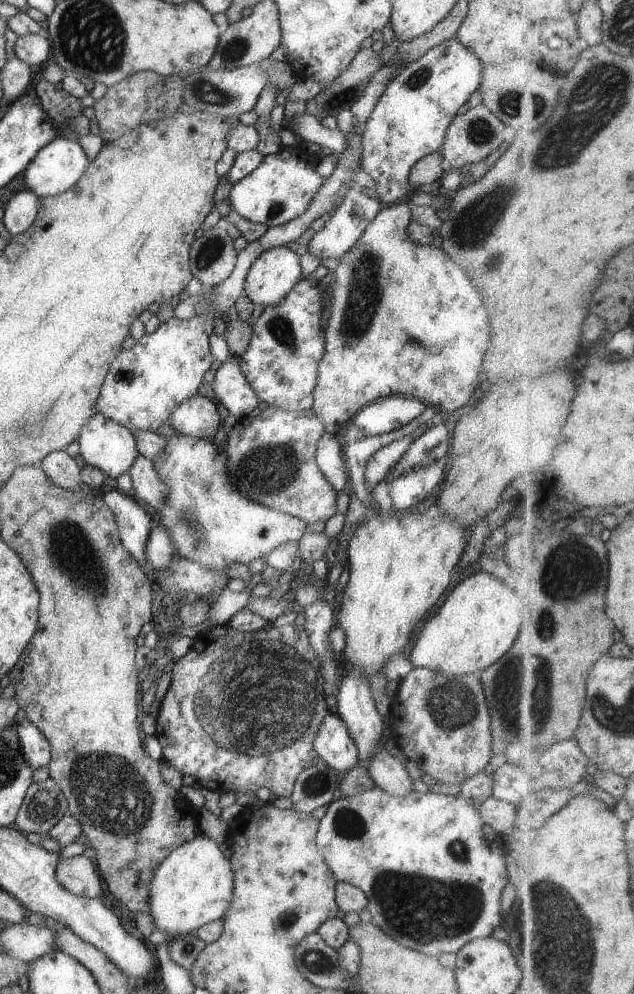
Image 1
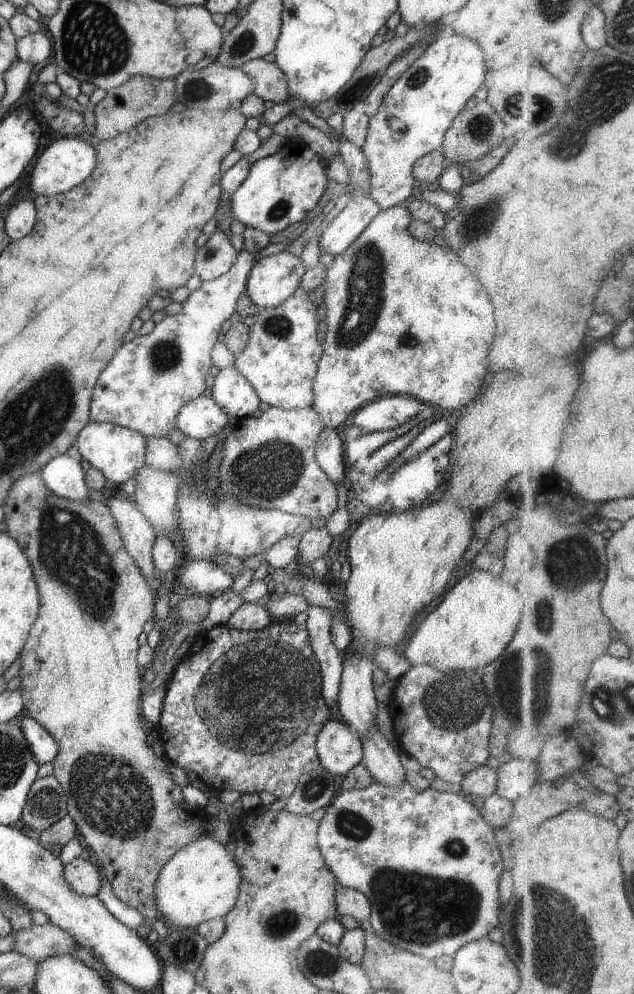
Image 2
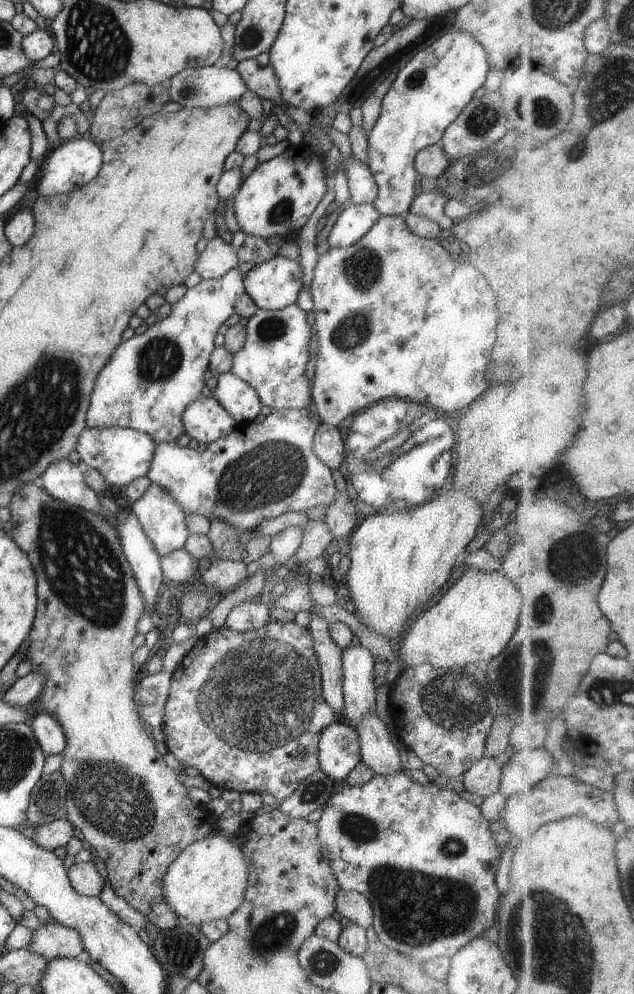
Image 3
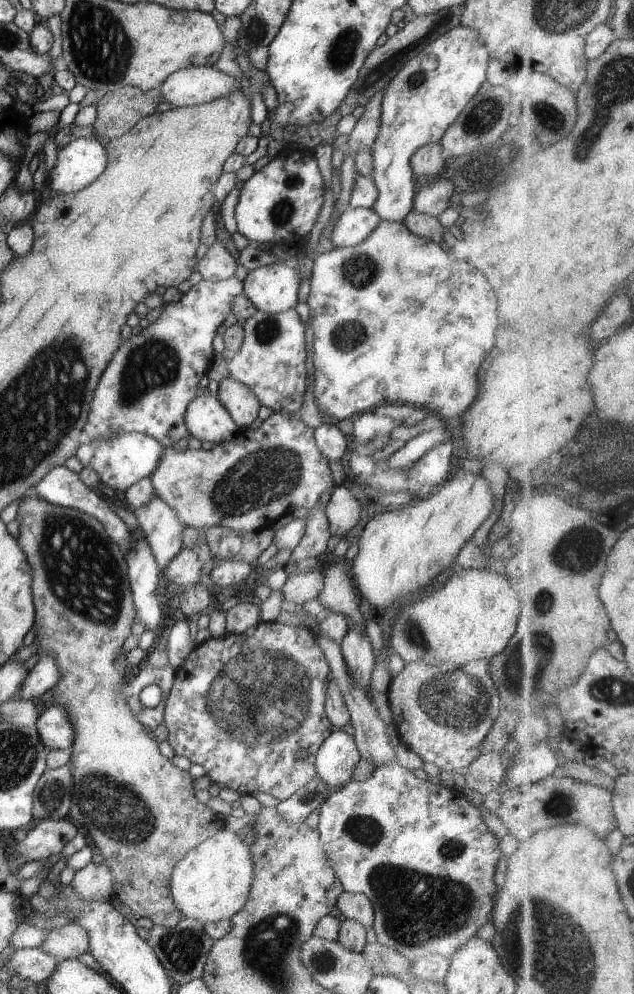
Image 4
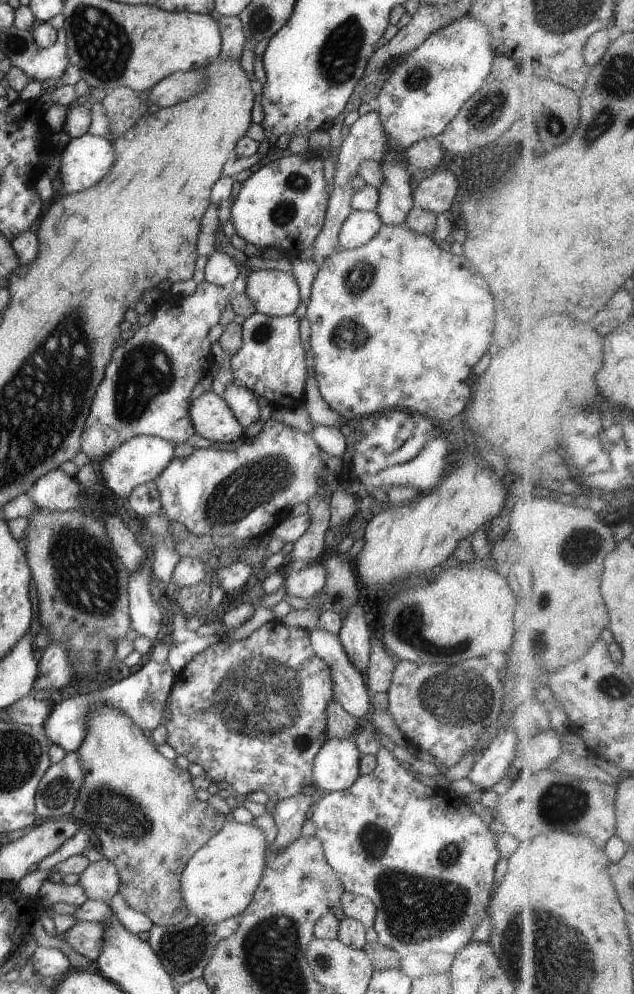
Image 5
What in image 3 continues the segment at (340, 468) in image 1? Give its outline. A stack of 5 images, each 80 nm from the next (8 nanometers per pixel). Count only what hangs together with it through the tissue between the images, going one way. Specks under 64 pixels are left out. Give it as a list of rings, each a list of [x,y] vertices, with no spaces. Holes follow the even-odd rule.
[[[319,423],[315,430],[313,439],[313,454],[321,464],[325,464],[332,472],[338,470],[344,460],[345,442],[337,427]]]

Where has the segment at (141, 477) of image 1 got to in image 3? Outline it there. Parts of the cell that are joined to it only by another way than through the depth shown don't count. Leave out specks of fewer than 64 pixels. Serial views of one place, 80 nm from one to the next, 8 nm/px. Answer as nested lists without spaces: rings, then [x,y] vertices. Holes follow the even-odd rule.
[[[150,482],[139,498],[127,505],[147,534],[147,540],[153,544],[159,559],[183,547],[188,536],[184,514],[167,490]]]

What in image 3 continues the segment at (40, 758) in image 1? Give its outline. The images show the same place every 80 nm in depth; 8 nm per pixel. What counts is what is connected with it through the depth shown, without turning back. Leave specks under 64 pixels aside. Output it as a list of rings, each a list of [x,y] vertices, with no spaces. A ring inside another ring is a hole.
[[[47,712],[38,713],[30,720],[29,728],[41,746],[41,752],[45,755],[59,754],[65,748],[65,732],[61,730],[61,724],[57,724],[57,718],[53,718]]]

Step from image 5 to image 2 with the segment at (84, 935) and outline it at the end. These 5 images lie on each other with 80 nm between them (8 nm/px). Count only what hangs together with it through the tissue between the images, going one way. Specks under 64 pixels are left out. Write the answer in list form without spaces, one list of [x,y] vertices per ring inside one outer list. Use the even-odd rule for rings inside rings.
[[[55,924],[33,925],[10,934],[15,942],[12,950],[38,962],[51,956],[73,957],[73,952],[79,948],[73,936]]]

